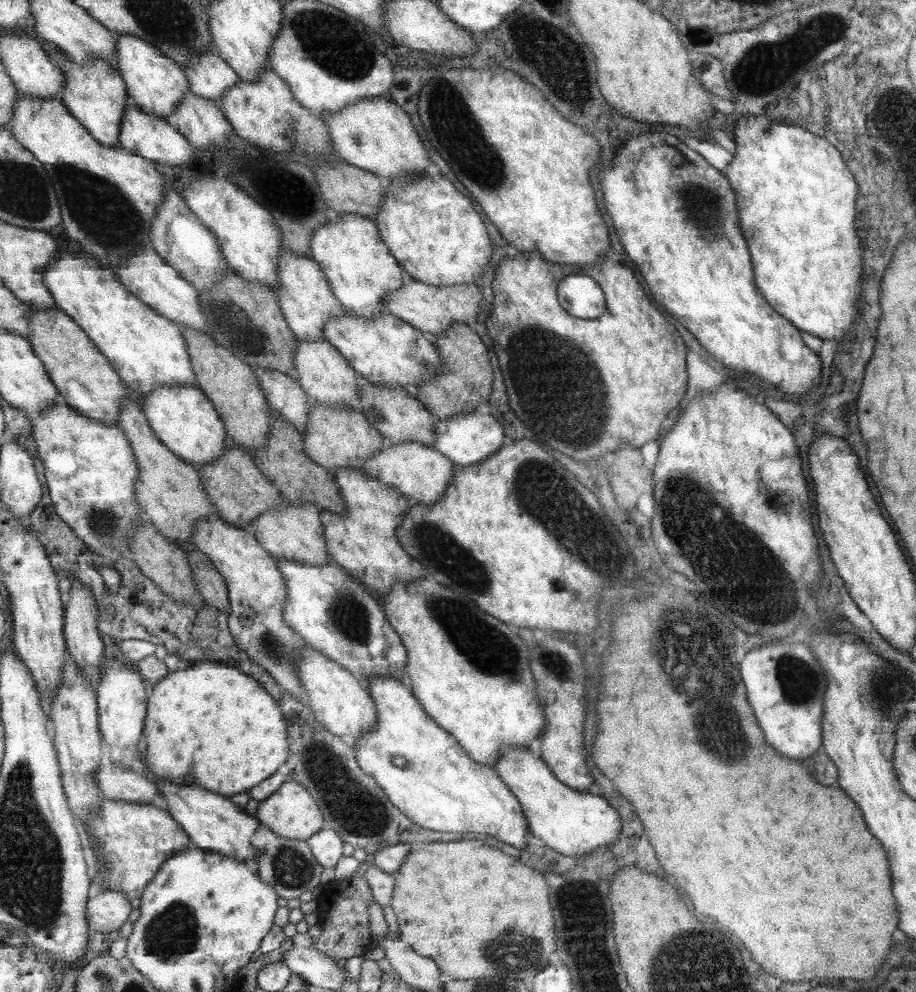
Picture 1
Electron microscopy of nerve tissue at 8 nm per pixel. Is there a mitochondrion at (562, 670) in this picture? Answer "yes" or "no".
yes

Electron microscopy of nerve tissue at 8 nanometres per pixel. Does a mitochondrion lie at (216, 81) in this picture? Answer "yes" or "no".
no

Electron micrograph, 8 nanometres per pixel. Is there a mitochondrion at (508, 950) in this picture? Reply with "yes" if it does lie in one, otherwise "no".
yes

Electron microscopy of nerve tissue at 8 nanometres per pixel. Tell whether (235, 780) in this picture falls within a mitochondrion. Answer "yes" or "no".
no

